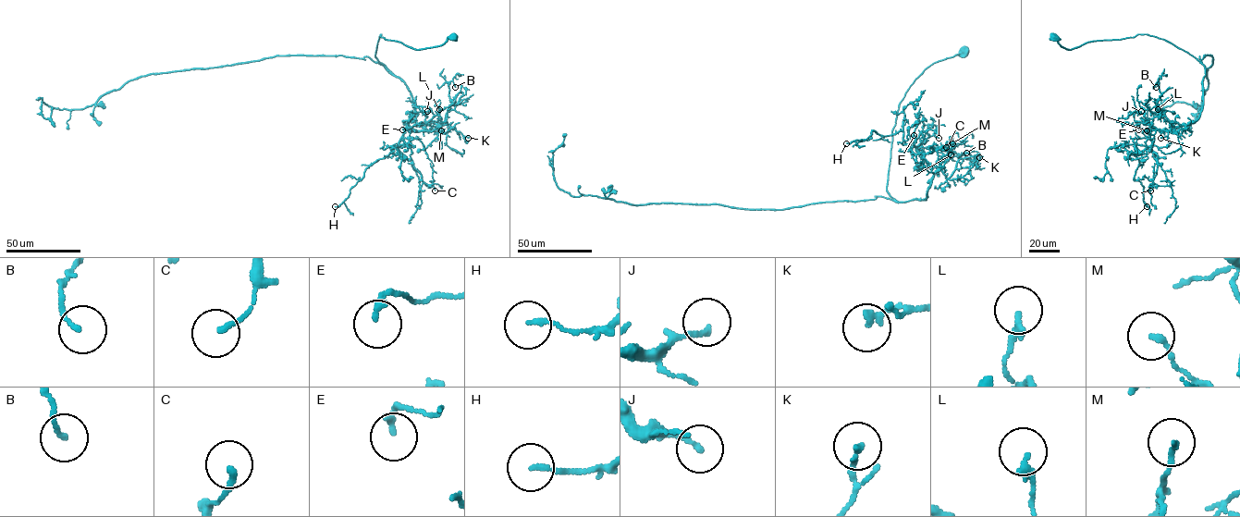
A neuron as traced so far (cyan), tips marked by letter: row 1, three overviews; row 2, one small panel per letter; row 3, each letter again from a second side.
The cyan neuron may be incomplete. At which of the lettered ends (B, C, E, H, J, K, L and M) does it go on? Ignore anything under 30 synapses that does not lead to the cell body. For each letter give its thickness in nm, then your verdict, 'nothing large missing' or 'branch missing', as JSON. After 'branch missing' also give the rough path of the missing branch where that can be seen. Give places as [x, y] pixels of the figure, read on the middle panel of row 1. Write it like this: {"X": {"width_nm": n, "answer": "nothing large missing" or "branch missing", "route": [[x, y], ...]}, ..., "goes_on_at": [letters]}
{"B": {"width_nm": 140, "answer": "nothing large missing"}, "C": {"width_nm": 170, "answer": "nothing large missing"}, "E": {"width_nm": 180, "answer": "nothing large missing"}, "H": {"width_nm": 150, "answer": "nothing large missing"}, "J": {"width_nm": 150, "answer": "nothing large missing"}, "K": {"width_nm": 200, "answer": "nothing large missing"}, "L": {"width_nm": 200, "answer": "nothing large missing"}, "M": {"width_nm": 140, "answer": "nothing large missing"}, "goes_on_at": []}

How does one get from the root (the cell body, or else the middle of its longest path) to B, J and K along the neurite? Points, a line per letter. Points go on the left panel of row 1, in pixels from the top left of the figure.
B: (453, 37), (414, 49), (381, 34), (375, 57), (404, 82), (427, 130), (444, 121), (448, 83), (455, 87)
J: (453, 37), (414, 49), (379, 36), (375, 57), (404, 82), (425, 129), (405, 129), (411, 114), (427, 111)
K: (453, 37), (414, 49), (381, 34), (375, 57), (404, 82), (420, 125), (432, 131), (444, 122), (468, 138)

